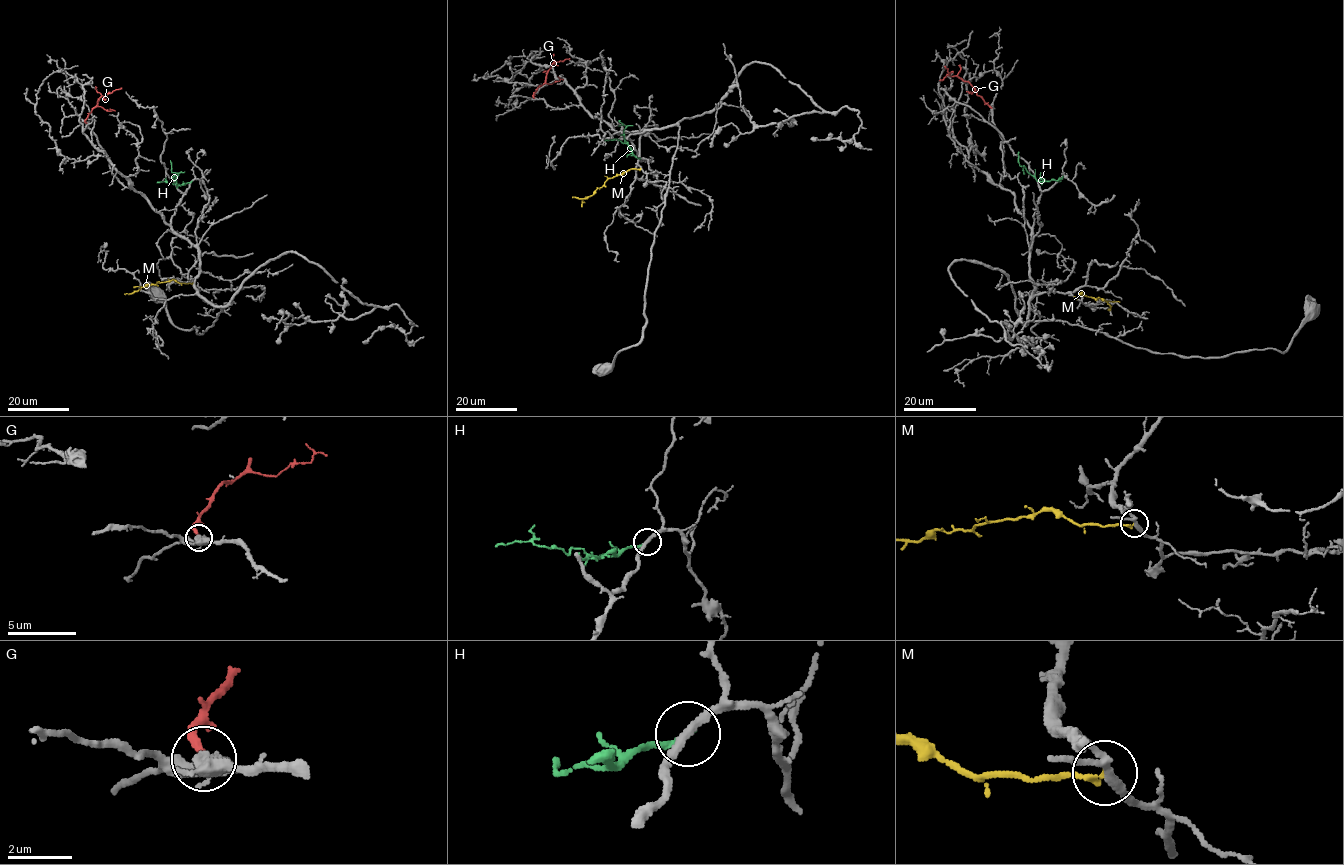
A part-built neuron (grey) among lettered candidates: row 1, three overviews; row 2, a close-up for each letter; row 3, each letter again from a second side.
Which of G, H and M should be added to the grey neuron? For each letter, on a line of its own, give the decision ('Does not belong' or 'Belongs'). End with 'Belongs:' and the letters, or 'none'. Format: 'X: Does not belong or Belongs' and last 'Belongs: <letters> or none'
G: Does not belong
H: Does not belong
M: Does not belong
Belongs: none

